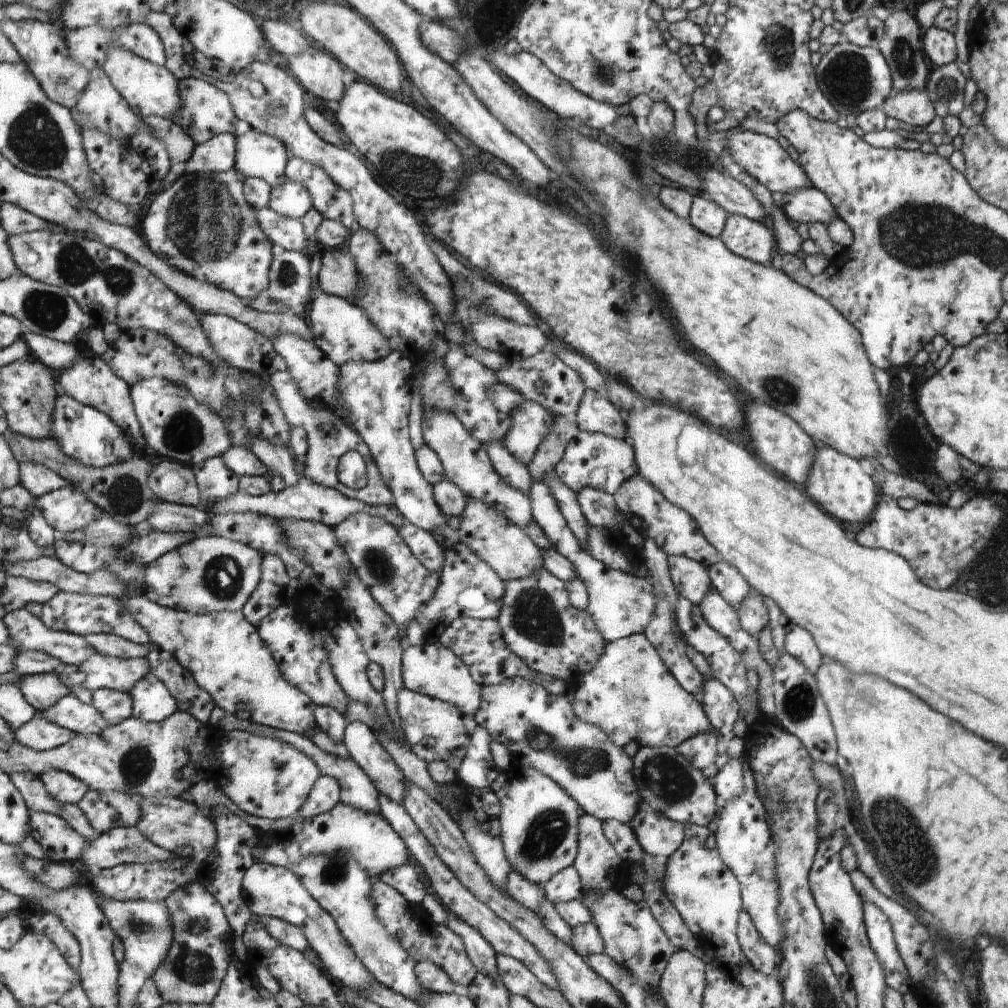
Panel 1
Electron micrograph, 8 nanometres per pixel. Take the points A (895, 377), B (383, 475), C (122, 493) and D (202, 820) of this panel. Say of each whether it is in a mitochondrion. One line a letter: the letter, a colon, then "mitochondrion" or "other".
A: other
B: other
C: mitochondrion
D: other

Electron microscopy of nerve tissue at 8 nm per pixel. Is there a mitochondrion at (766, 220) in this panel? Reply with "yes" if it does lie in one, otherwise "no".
no

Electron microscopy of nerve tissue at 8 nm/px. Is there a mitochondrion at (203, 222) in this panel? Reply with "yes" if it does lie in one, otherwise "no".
yes

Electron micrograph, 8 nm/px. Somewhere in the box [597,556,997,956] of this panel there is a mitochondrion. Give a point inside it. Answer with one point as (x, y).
(889, 818)

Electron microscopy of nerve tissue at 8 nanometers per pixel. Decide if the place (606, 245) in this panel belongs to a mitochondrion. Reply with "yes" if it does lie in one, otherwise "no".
no

